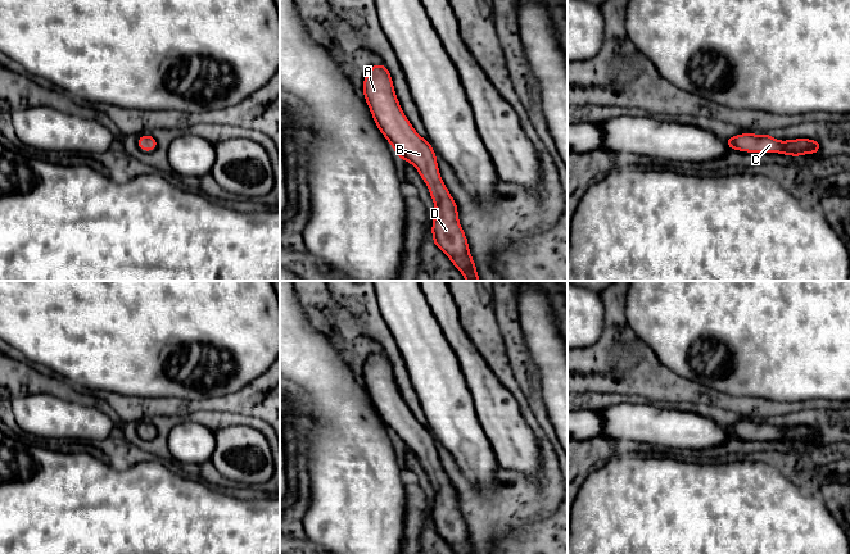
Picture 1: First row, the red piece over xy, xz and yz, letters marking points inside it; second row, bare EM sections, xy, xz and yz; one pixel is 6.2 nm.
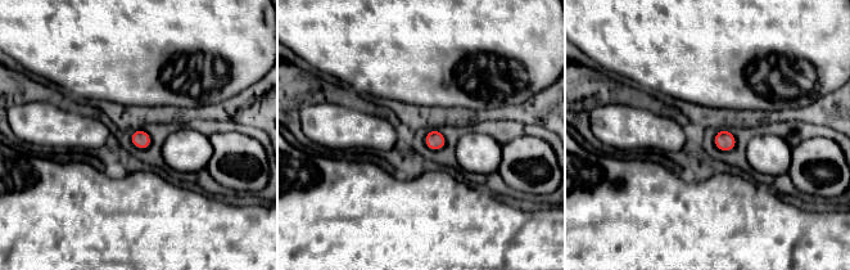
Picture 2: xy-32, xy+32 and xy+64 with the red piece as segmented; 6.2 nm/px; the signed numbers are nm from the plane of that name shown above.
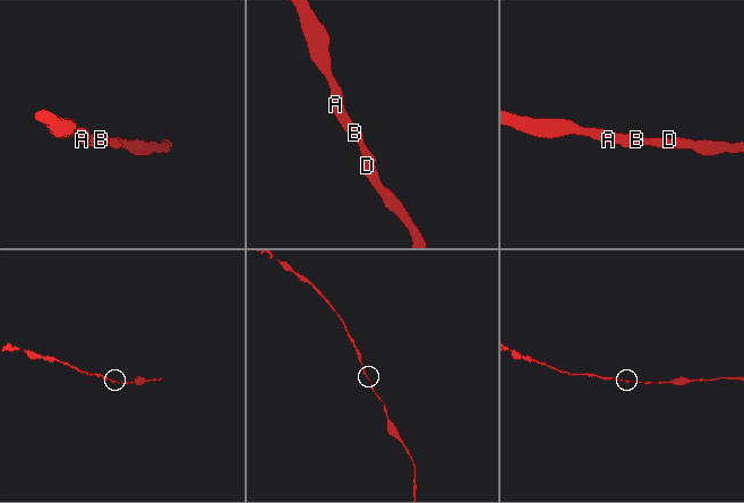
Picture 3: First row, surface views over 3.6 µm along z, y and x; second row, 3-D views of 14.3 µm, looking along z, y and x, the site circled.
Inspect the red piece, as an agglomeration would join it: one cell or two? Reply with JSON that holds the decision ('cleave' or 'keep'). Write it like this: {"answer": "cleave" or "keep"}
{"answer": "keep"}

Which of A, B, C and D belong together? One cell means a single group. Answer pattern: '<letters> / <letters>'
A B C D

